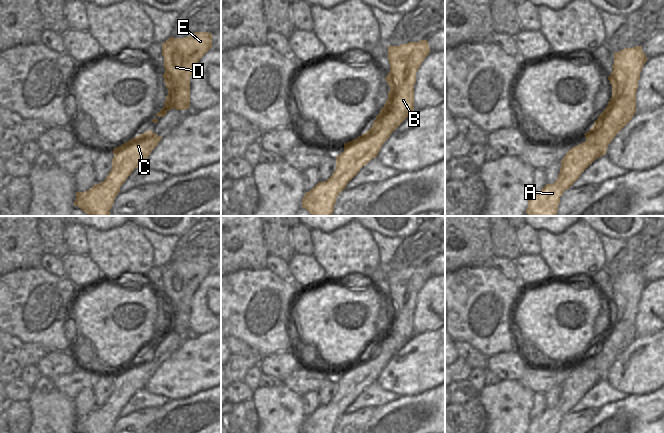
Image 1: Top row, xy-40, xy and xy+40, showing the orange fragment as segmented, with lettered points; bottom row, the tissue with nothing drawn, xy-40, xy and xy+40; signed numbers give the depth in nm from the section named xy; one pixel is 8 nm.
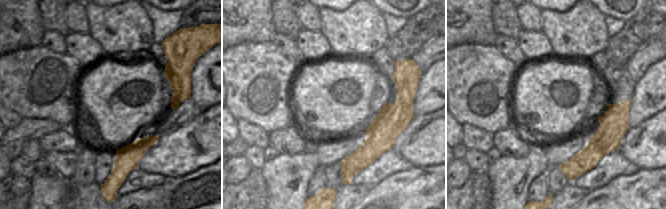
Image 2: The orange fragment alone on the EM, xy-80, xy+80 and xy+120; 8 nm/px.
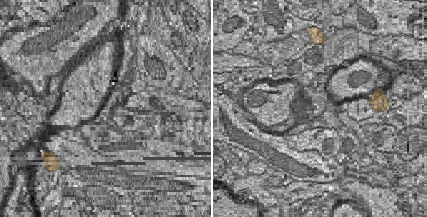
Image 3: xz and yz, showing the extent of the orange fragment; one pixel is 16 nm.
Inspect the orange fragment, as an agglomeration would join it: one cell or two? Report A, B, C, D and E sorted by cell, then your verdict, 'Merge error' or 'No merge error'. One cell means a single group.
Groups: A C / B D E. Merge error.

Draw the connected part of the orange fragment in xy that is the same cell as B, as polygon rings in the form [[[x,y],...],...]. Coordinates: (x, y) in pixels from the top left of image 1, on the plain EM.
[[[427,264],[388,270],[390,296],[385,303],[390,315],[384,331],[376,340],[372,351],[367,355],[371,361],[380,357],[385,344],[383,338],[388,339],[391,336],[401,338],[403,344],[412,338],[416,297],[429,277],[430,271]]]

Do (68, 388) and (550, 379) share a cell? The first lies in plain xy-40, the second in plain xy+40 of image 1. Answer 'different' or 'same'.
same

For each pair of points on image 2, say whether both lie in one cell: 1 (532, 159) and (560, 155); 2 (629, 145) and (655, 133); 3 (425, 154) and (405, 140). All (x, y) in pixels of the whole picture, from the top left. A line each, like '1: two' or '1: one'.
1: two
2: one
3: one

